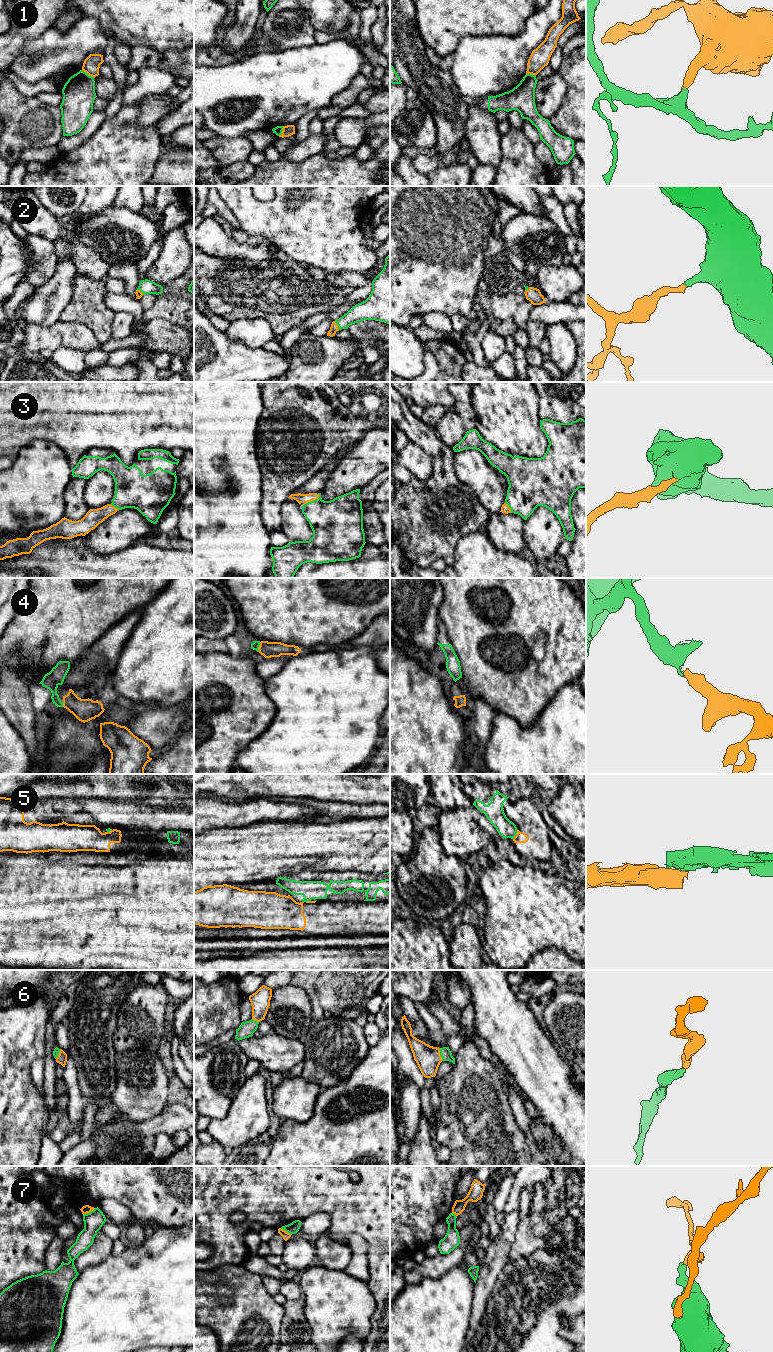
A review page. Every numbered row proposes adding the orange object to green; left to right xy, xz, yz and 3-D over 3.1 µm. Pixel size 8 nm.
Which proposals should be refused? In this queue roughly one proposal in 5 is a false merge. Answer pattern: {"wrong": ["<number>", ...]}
{"wrong": ["1", "5", "7"]}

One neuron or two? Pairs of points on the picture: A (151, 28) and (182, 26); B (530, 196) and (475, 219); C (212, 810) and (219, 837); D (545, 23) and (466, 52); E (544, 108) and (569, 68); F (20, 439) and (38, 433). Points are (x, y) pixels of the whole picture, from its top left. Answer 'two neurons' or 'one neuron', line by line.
A: one neuron
B: two neurons
C: two neurons
D: one neuron
E: two neurons
F: one neuron

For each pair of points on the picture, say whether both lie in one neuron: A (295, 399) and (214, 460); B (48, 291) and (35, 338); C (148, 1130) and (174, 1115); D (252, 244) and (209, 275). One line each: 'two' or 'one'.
A: two
B: two
C: one
D: two

